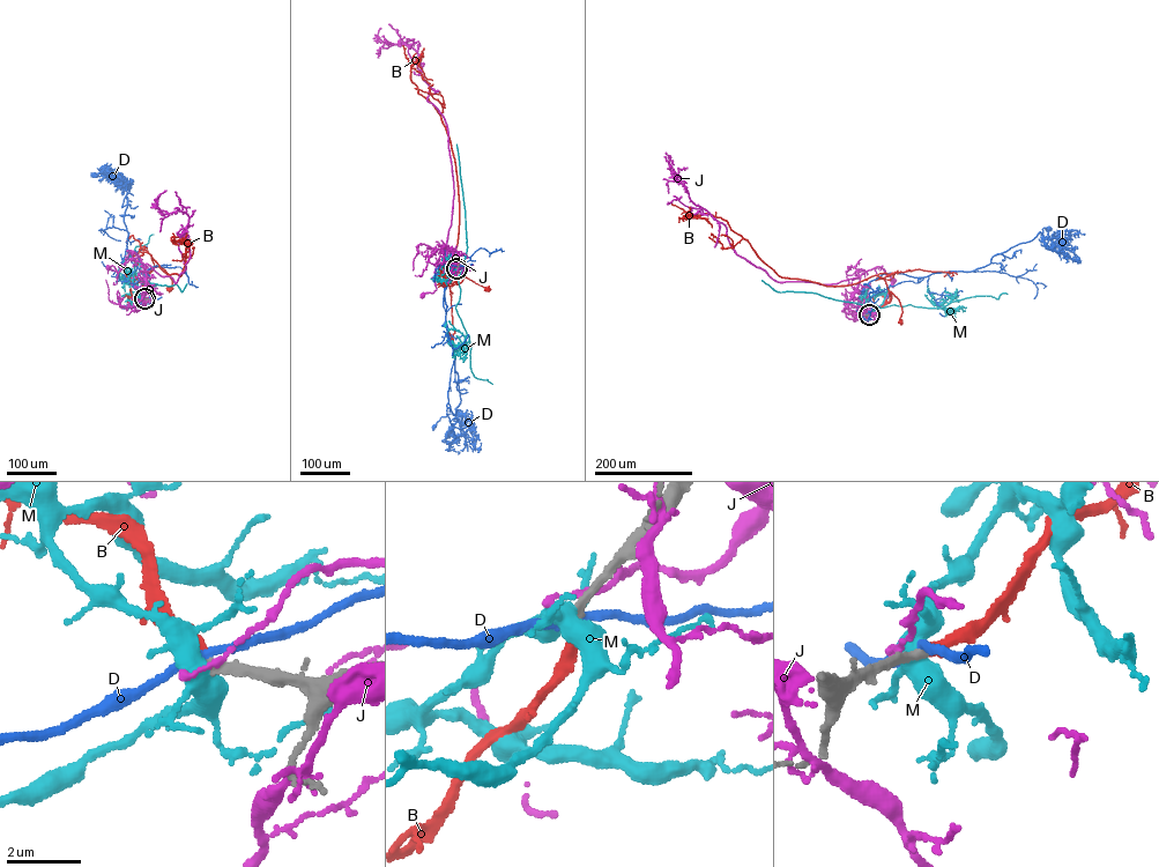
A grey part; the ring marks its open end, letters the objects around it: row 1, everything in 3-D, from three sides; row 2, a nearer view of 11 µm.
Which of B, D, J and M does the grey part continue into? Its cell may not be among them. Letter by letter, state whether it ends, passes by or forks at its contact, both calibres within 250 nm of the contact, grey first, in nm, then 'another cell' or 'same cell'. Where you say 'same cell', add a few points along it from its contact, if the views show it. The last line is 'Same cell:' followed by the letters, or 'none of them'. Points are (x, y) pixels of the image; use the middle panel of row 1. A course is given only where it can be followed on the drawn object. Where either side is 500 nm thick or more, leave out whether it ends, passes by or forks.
B: it ends; calibres 240 and 300 nm; same cell; course (457, 268), (452, 275), (458, 284), (465, 276), (488, 289)
D: it passes by; calibres 260 and 240 nm; another cell
J: it ends; calibres 320 and 150 nm; another cell
M: it forks; calibres 280 and 440 nm; another cell
Same cell: B

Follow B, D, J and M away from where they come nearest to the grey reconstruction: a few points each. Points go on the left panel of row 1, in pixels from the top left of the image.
B: (145, 298), (139, 293), (142, 282), (156, 265), (170, 278), (170, 288)
D: (145, 298), (135, 302), (145, 273), (136, 253), (126, 246), (125, 179), (120, 172), (110, 178), (94, 173)
J: (145, 298), (149, 297), (142, 297), (140, 291), (146, 284), (145, 265), (133, 251), (119, 272), (108, 267)
M: (145, 298), (141, 295), (145, 281), (134, 279), (140, 269), (134, 249), (147, 244), (154, 234)

